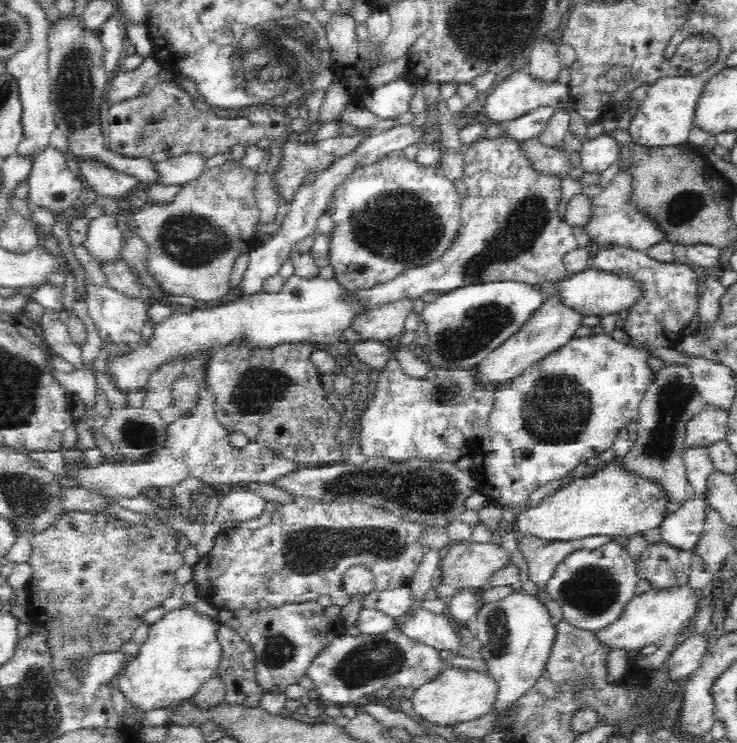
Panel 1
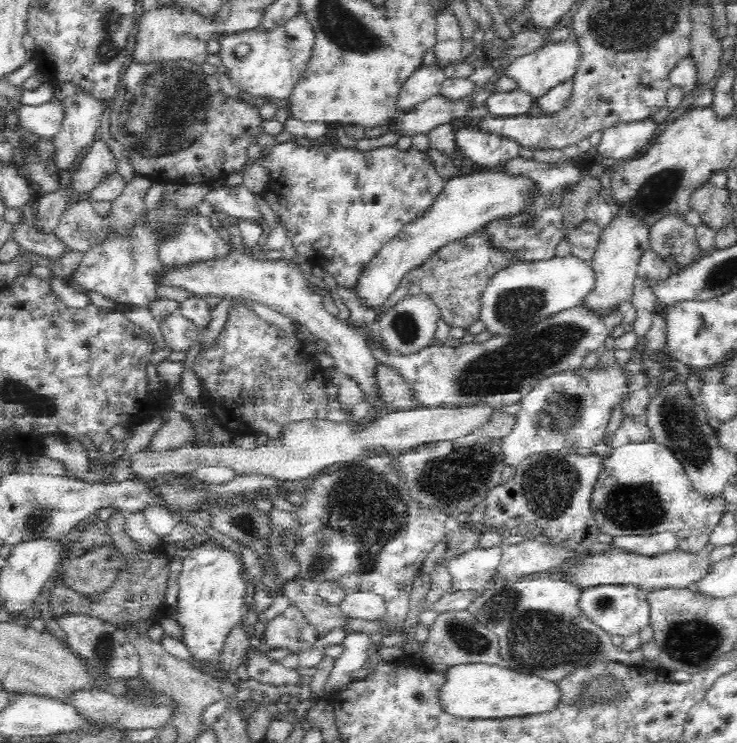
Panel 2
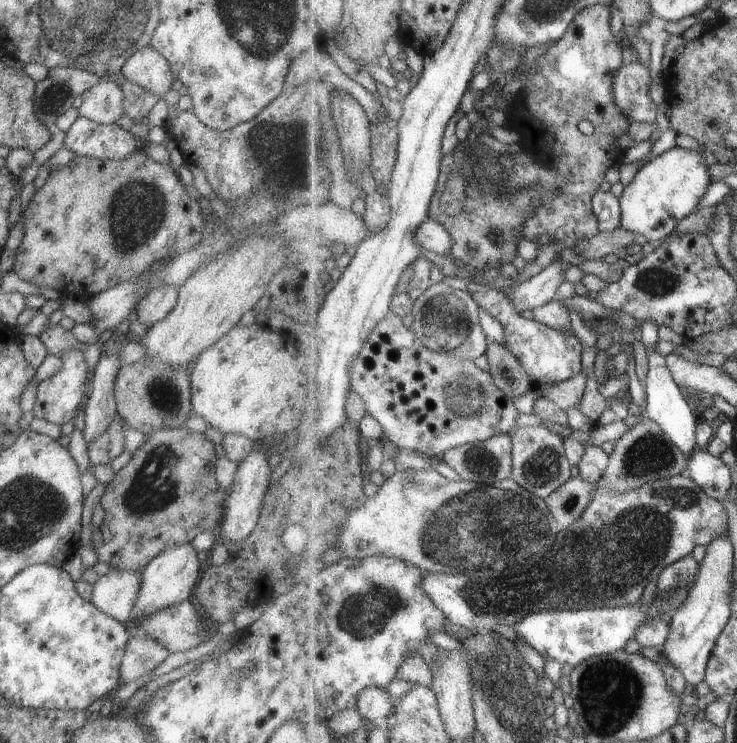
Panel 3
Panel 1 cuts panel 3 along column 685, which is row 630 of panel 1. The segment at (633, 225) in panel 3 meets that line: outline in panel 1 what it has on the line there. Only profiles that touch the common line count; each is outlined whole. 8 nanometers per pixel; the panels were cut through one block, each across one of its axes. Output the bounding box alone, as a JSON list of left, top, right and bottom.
[117,605,222,709]

